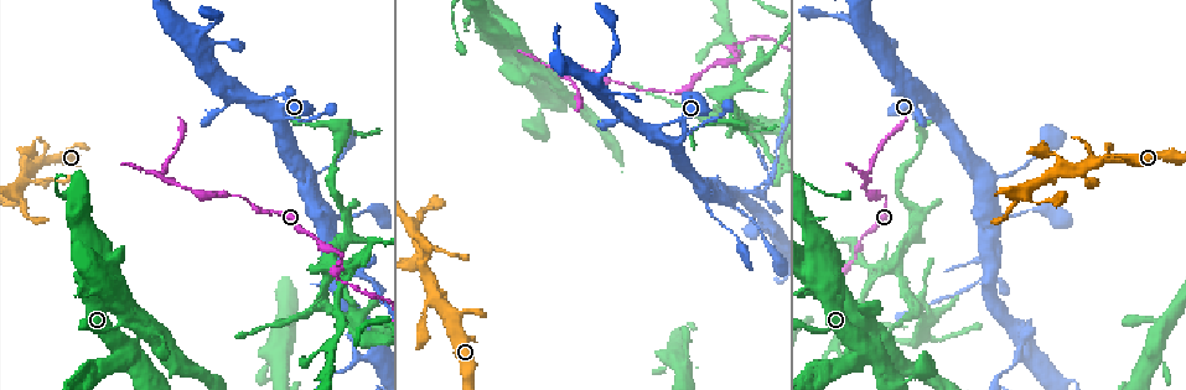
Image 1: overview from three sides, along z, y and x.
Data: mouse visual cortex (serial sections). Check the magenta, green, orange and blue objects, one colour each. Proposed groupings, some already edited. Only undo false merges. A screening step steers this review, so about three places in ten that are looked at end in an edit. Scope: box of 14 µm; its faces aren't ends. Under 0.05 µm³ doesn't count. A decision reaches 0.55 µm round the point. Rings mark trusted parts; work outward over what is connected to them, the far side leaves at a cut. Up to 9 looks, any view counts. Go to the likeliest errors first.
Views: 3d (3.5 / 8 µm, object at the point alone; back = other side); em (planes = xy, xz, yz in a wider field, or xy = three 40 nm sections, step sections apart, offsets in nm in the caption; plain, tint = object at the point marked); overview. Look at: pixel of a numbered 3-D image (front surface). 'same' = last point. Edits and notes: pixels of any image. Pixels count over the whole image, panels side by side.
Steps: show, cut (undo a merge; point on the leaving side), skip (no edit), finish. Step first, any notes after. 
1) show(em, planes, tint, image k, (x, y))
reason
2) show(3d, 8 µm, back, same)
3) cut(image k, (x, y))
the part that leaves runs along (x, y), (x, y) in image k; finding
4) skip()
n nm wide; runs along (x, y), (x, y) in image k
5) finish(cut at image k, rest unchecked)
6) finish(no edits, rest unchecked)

show(em, xy, step 3, tint, image 1, (852, 261))
a narrow waist

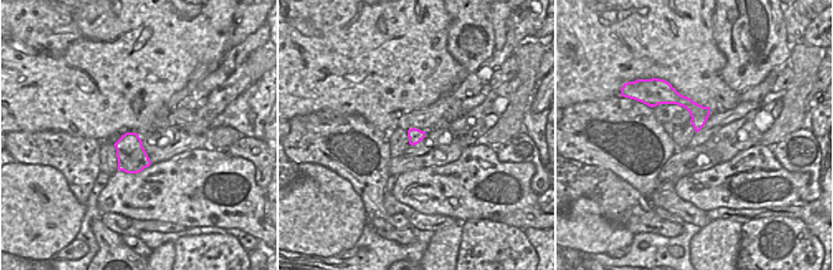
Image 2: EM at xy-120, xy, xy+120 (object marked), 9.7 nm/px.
show(3d, 3.5 µm, same)

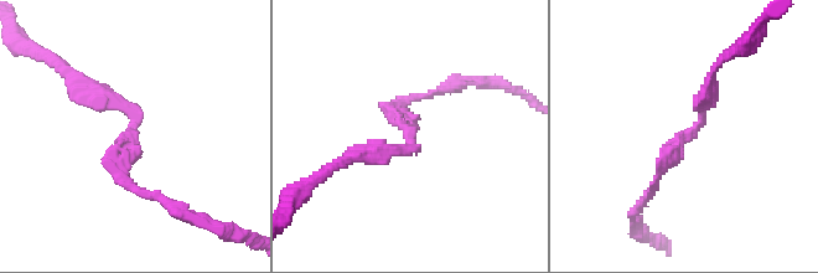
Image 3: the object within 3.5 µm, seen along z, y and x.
skip()
runs along (655, 102), (677, 98), (707, 112) in image 2; continuous, no second cell

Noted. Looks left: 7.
show(3d, 3.5 µm, image 1, (16, 191))
four or more arms meet

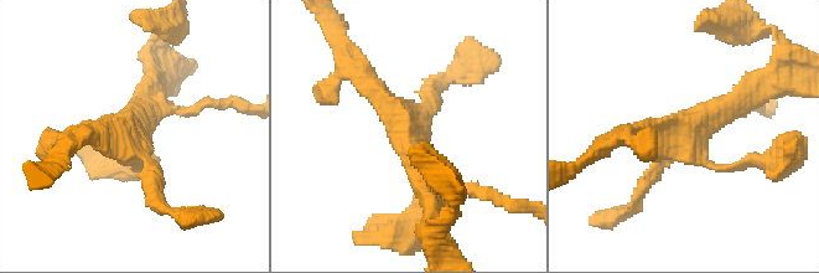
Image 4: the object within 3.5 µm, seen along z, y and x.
skip()
runs along (151, 92), (144, 160) in image 4; continuous, no second cell

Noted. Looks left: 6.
show(3d, 3.5 µm, image 1, (162, 179))
abrupt turn

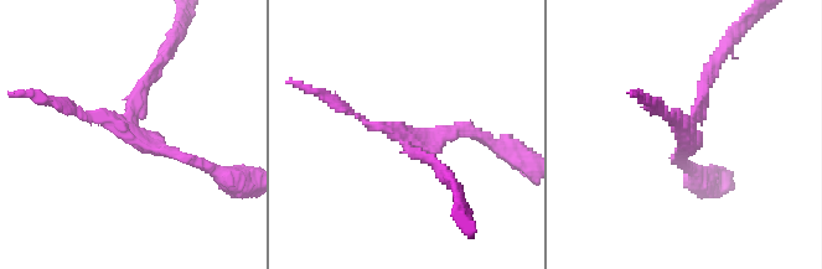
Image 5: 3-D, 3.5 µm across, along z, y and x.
show(em, planes, tint, image 5, (404, 135))

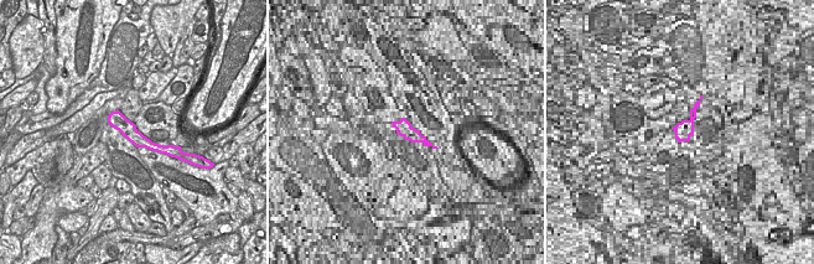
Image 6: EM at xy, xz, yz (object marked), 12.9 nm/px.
cut(image 5, (148, 81))
the part that leaves runs along (132, 119), (139, 89), (181, 29) in image 5; two cells meet here

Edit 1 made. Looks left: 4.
show(3d, 8 µm, image 1, (505, 27))
sharp bend

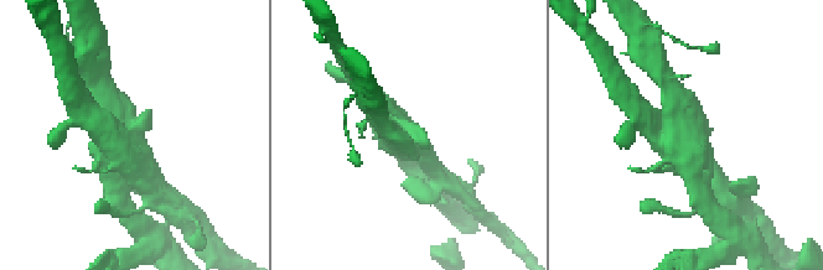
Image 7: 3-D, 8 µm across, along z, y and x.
show(em, xy, step 2, tint, same)

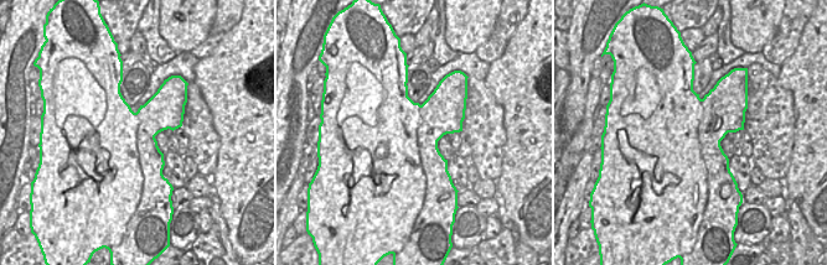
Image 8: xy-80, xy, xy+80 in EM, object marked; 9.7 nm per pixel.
cut(image 7, (436, 166))
950 nm wide; the part that leaves runs along (422, 150), (436, 175), (446, 182) in image 7; a second cell is stuck on

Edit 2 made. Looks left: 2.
finish(cut at image 5, cut at image 7, rest unchecked)

